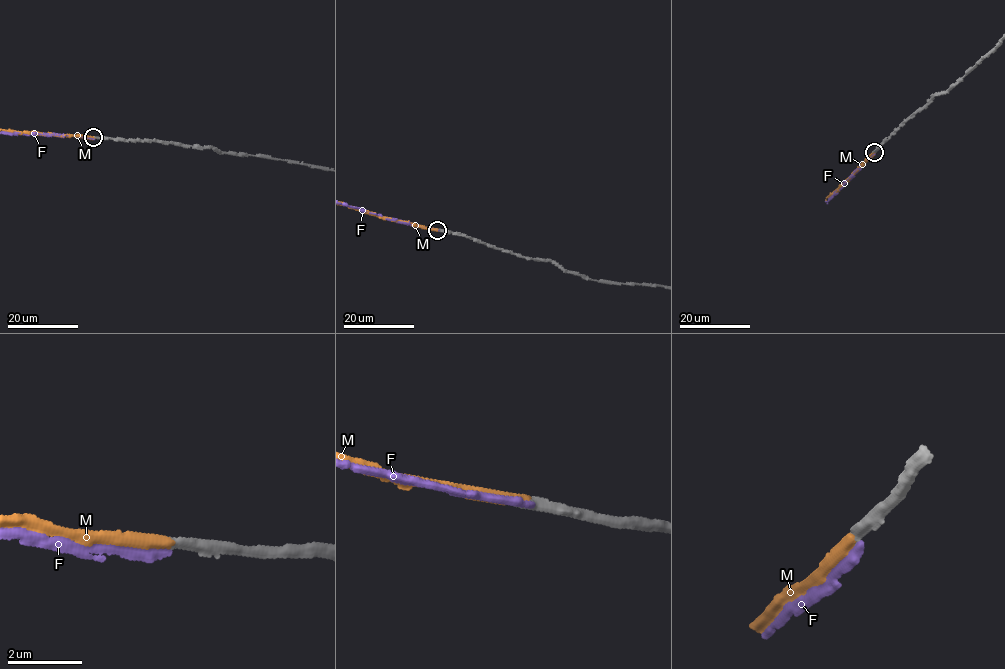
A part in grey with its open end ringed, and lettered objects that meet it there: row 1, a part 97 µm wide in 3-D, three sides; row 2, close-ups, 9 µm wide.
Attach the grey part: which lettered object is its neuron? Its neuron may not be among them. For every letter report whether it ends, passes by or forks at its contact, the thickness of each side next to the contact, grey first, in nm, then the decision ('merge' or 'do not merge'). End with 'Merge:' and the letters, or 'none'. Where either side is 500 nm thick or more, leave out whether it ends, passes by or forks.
F: it ends | 280/240 nm | do not merge
M: it ends | 280/300 nm | merge
Merge: M

